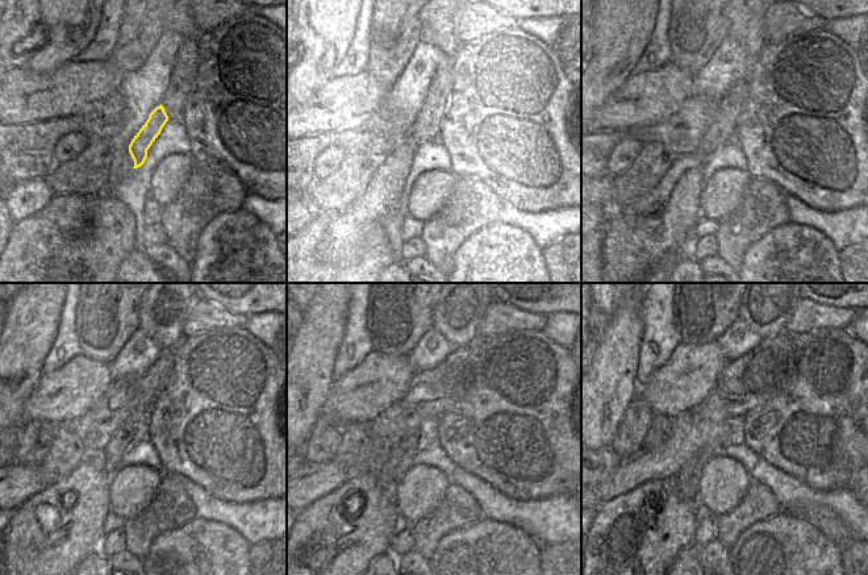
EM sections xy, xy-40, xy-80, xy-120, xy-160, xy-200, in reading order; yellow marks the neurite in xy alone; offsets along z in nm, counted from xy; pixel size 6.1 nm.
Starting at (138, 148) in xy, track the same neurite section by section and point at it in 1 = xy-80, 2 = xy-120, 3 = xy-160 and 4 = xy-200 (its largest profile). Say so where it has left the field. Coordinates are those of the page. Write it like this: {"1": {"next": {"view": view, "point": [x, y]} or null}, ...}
{"1": {"next": {"view": "xy-80", "point": [631, 246]}}, "2": {"next": {"view": "xy-120", "point": [41, 550]}}, "3": {"next": {"view": "xy-160", "point": [329, 549]}}, "4": {"next": {"view": "xy-200", "point": [633, 540]}}}

